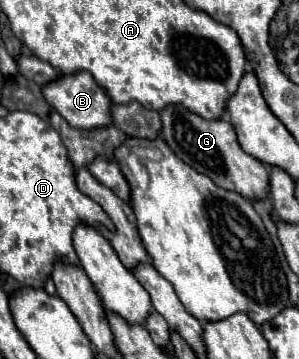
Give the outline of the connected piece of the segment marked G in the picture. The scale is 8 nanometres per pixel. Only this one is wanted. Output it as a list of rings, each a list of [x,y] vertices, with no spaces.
[[[169,106],[161,110],[161,122],[163,122],[163,140],[193,170],[209,176],[219,188],[239,192],[247,200],[269,198],[267,166],[241,150],[235,128],[229,120],[205,120],[181,106]]]

